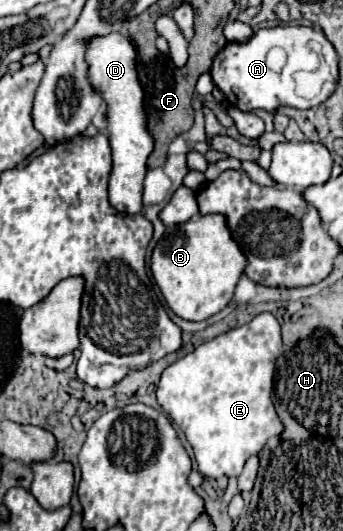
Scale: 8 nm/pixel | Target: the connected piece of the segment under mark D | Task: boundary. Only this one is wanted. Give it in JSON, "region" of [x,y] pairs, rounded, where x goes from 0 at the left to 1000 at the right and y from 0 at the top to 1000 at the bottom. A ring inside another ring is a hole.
{"region":[[[321,62],[309,70],[268,73],[251,100],[262,119],[262,156],[297,175],[315,194],[315,247],[327,277],[327,326],[315,341],[321,386],[356,401],[414,397],[414,348],[426,330],[426,299],[443,288],[449,266],[426,243],[426,220],[414,209],[414,164],[397,145],[397,96],[391,85],[356,62]]]}

